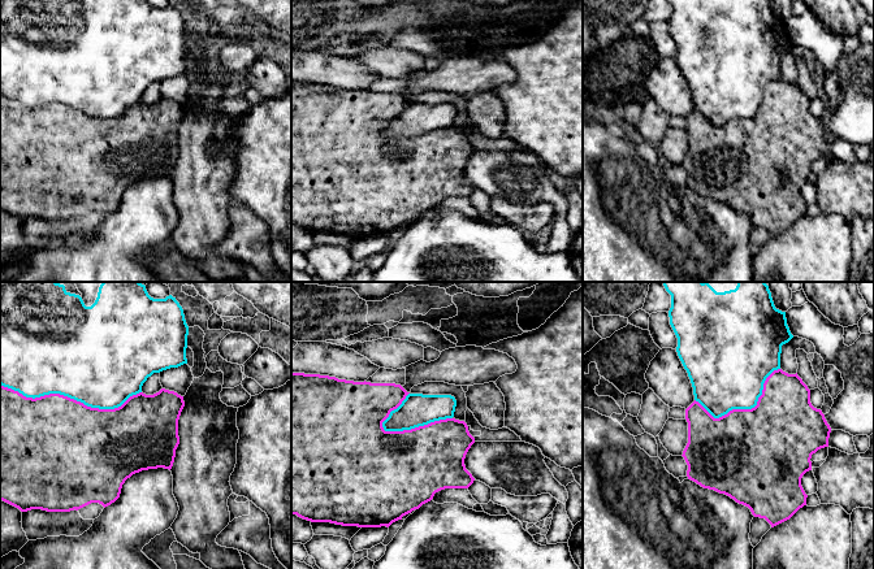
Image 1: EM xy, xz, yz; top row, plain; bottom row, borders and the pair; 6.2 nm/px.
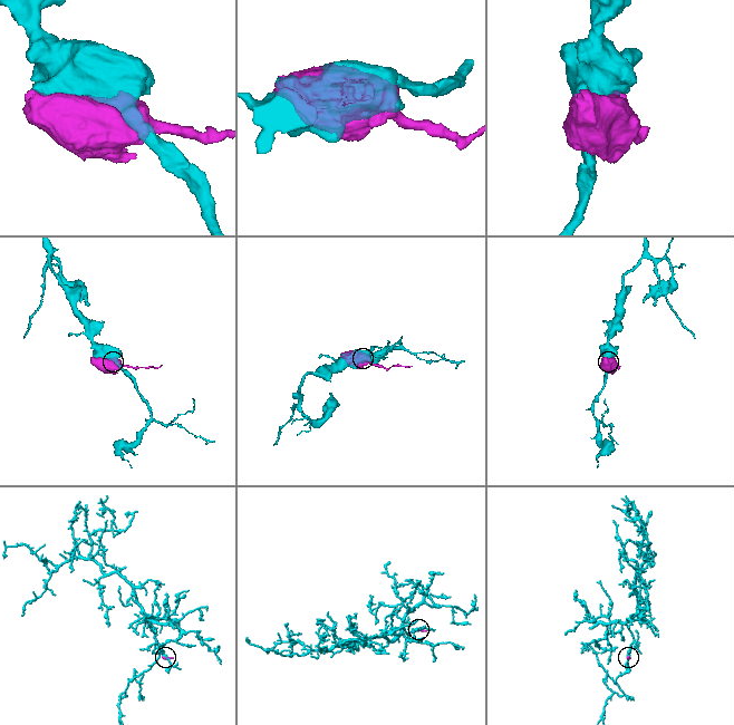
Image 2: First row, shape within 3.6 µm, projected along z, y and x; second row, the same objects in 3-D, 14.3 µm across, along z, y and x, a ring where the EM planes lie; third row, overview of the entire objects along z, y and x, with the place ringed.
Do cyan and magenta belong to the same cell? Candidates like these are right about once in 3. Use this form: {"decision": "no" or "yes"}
{"decision": "no"}

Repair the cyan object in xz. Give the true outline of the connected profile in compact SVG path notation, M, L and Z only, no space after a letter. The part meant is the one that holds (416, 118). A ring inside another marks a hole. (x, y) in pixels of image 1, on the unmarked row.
M408 103L382 131L385 140L403 140L453 127L457 109L451 104Z

